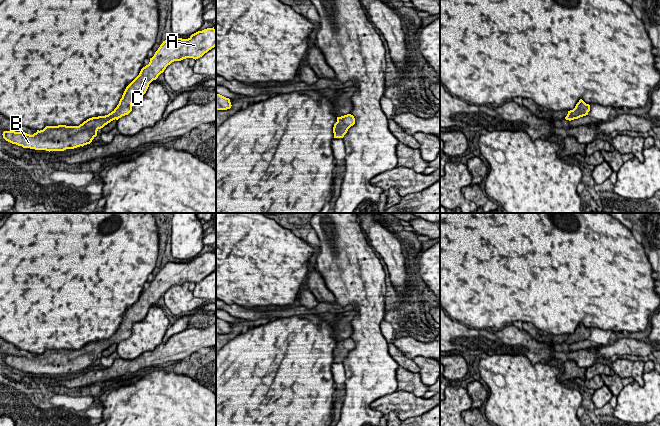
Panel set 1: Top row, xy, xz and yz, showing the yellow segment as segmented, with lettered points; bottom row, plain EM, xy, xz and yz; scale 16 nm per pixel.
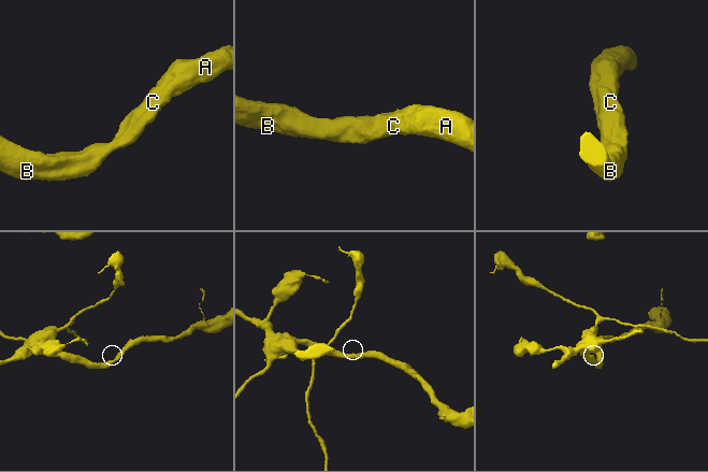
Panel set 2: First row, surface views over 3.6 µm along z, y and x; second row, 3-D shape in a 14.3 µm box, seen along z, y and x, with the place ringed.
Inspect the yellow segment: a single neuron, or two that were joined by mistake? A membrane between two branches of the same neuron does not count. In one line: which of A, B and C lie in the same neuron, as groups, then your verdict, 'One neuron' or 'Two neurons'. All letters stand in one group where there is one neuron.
Groups: A C / B. Two neurons

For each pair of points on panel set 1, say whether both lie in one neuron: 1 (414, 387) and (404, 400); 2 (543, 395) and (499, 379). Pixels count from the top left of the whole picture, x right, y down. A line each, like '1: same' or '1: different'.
1: different
2: same

